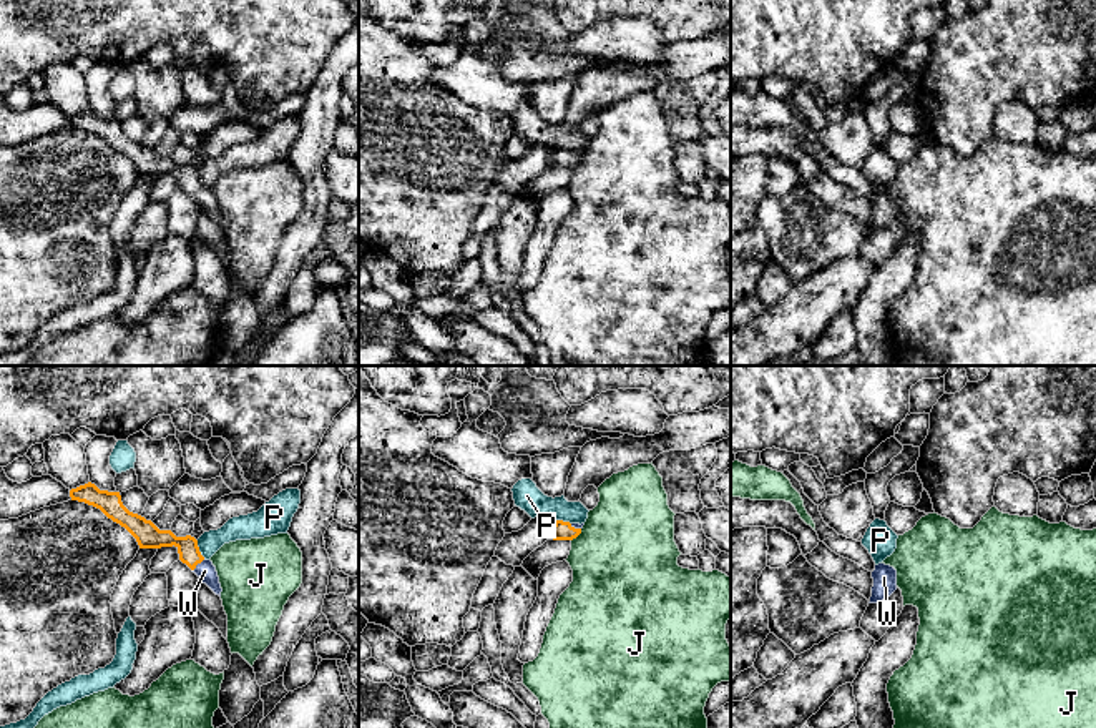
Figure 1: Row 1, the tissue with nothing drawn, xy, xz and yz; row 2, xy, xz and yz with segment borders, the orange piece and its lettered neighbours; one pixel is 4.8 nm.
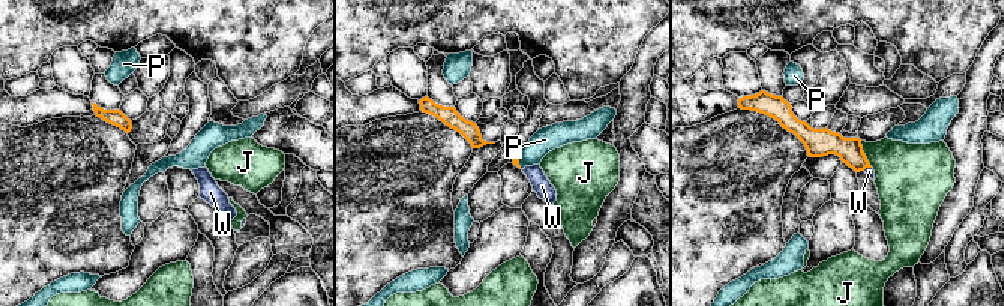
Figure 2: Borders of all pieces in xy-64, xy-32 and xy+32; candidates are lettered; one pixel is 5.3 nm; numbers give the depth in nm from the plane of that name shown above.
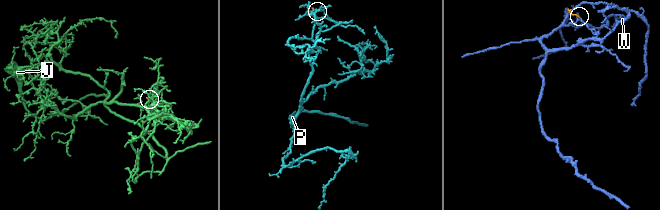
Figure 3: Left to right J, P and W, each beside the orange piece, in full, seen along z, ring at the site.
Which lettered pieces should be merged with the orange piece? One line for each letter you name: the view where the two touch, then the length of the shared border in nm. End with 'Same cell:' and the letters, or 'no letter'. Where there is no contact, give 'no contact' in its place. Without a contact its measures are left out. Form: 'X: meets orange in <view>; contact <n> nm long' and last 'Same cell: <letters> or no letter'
W: meets orange in xy; contact 90 nm long
Same cell: W

